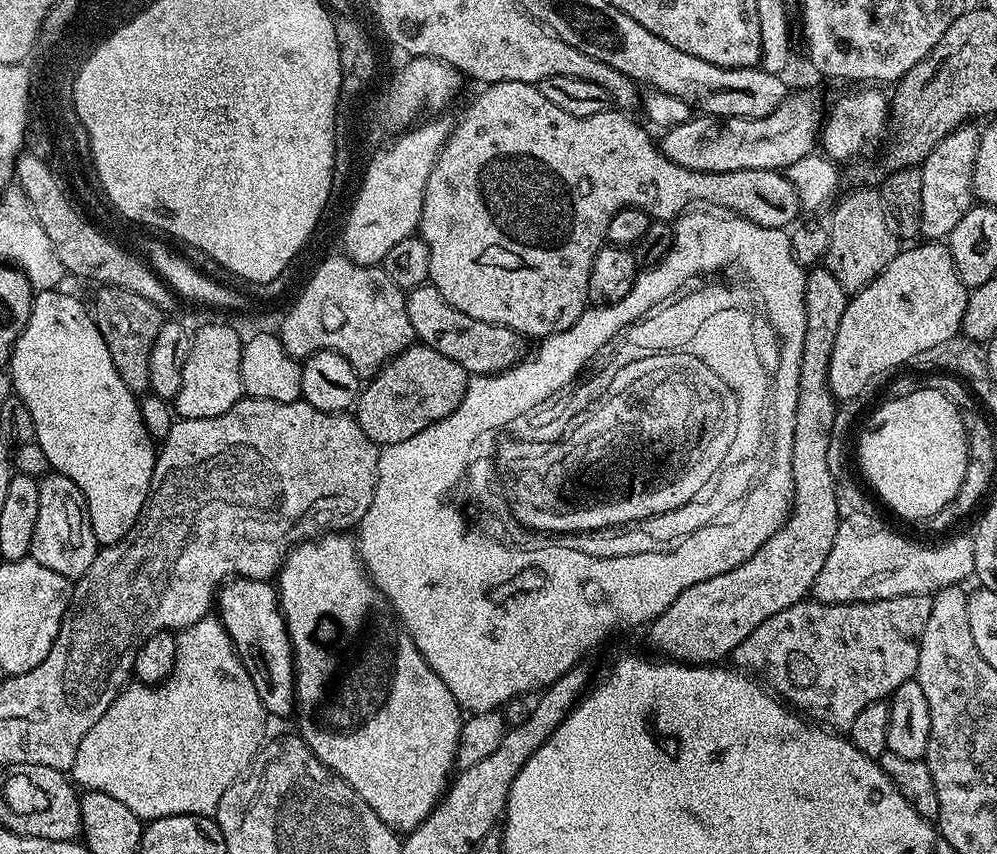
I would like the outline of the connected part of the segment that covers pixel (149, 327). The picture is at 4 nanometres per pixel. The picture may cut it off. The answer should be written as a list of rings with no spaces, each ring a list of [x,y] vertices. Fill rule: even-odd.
[[[104,286],[99,291],[96,305],[91,305],[90,311],[110,350],[110,358],[114,358],[118,374],[131,392],[147,393],[150,382],[150,350],[154,350],[154,338],[158,338],[162,313],[154,306],[154,302],[146,302],[146,298],[133,294],[131,290]]]

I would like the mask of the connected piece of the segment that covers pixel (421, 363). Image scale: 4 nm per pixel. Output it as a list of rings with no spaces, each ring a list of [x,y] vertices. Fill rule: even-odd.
[[[414,342],[367,381],[354,405],[356,421],[376,444],[406,442],[418,430],[454,414],[466,394],[469,379],[470,373],[454,358]]]

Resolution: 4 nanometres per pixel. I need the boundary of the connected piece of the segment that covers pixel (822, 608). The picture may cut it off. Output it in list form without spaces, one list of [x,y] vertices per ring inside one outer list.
[[[928,594],[895,596],[889,600],[865,600],[863,604],[821,604],[815,598],[805,598],[800,603],[774,614],[774,618],[766,618],[766,622],[762,622],[762,626],[758,626],[758,630],[754,630],[754,634],[750,634],[750,638],[746,638],[746,642],[742,642],[734,649],[731,659],[737,669],[759,678],[779,699],[787,702],[793,709],[807,714],[813,721],[819,722],[829,729],[846,730],[850,726],[854,726],[854,718],[858,718],[858,714],[866,706],[870,706],[870,702],[888,700],[892,692],[898,690],[898,686],[902,686],[902,682],[915,677],[922,630],[926,626],[926,618],[930,618],[931,609],[932,596]]]

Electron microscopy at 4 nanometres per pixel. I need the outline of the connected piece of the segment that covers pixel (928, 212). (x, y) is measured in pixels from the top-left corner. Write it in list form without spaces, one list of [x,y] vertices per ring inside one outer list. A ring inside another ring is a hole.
[[[961,126],[954,129],[919,165],[922,174],[922,222],[920,236],[932,242],[940,242],[947,238],[962,222],[962,218],[974,206],[972,191],[972,171],[980,145],[980,132],[977,129]]]

